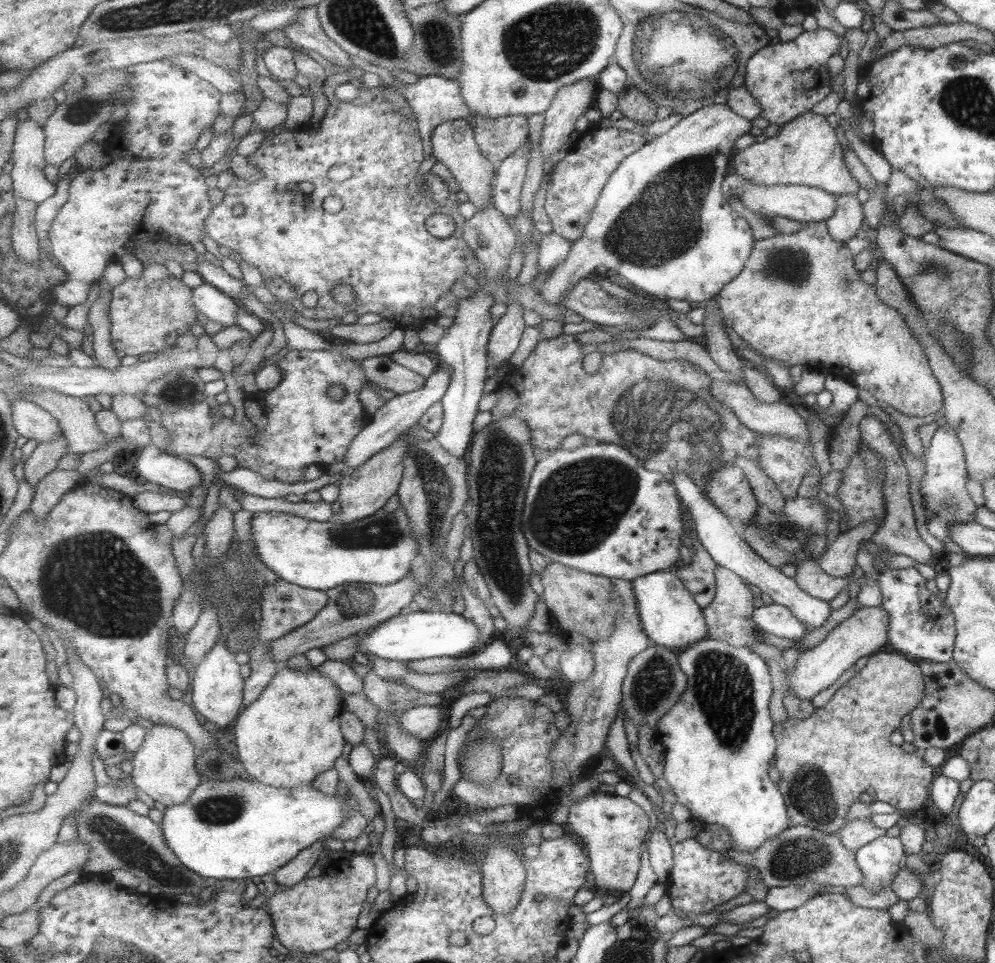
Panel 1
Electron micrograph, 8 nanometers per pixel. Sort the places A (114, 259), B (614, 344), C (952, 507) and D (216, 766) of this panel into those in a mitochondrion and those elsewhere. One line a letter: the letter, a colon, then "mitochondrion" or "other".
A: other
B: other
C: mitochondrion
D: mitochondrion

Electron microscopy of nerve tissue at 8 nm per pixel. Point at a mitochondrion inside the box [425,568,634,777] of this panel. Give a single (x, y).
(584, 705)

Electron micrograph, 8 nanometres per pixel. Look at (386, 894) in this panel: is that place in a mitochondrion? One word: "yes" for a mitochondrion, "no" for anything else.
no

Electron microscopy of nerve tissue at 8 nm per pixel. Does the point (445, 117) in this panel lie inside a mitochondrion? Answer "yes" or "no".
no

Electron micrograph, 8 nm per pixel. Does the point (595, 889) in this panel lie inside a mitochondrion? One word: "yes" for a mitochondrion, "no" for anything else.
no

